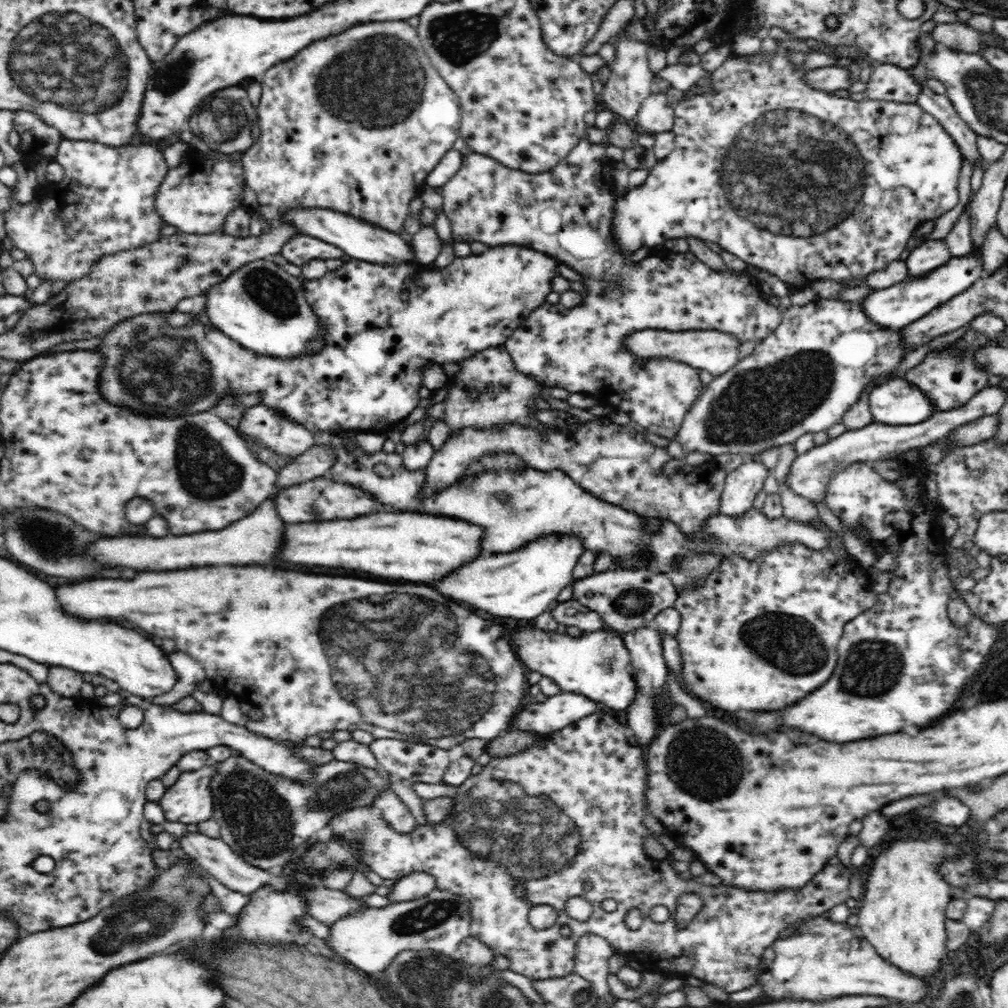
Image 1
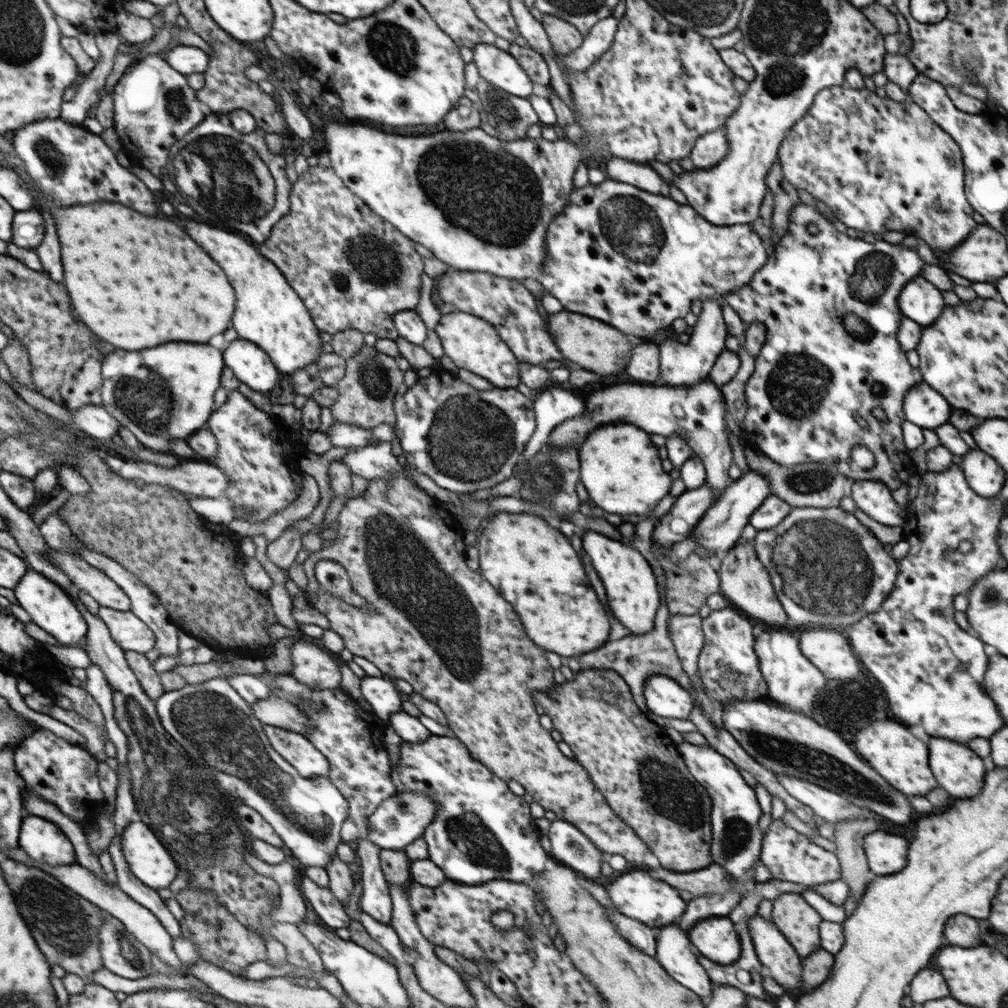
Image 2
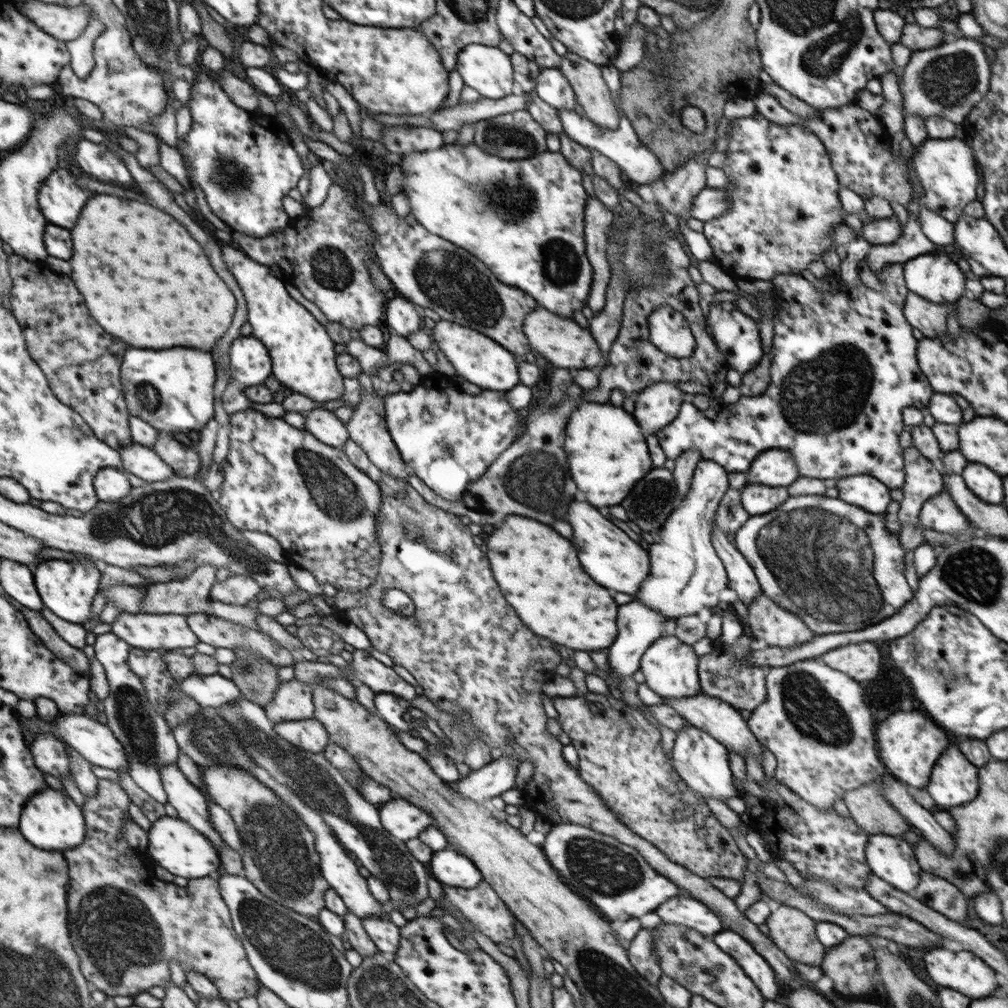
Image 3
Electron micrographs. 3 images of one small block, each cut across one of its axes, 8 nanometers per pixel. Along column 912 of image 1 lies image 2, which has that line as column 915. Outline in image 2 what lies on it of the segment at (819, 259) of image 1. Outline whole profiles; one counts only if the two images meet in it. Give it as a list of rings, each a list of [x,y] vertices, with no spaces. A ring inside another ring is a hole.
[[[831,86],[822,89],[814,99],[812,106],[806,111],[806,114],[792,125],[787,132],[786,137],[782,140],[780,149],[778,150],[778,159],[782,165],[782,175],[794,188],[803,188],[809,192],[818,201],[822,201],[826,206],[830,207],[831,213],[847,227],[862,230],[868,238],[874,236],[882,236],[884,232],[896,230],[902,232],[906,236],[913,235],[920,237],[926,241],[931,250],[938,255],[949,253],[956,245],[959,245],[970,232],[978,226],[974,221],[974,210],[968,203],[965,193],[965,170],[963,164],[963,155],[960,151],[959,144],[956,143],[950,135],[940,128],[930,117],[929,114],[922,110],[912,100],[905,102],[896,102],[891,98],[881,98],[874,91],[862,88],[856,90],[853,87]]]

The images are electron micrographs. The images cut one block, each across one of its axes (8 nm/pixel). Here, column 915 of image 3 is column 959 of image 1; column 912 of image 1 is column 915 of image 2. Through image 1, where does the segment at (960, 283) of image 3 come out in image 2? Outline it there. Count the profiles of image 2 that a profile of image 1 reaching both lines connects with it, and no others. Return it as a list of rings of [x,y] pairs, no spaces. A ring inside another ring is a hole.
[[[920,275],[911,279],[898,295],[898,306],[903,316],[921,327],[934,322],[946,305],[941,290]]]

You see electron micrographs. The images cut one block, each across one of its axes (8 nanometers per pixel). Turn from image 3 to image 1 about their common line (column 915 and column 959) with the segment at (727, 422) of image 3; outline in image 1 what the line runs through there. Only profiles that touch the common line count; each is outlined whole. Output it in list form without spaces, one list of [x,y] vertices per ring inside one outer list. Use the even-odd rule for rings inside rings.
[[[969,329],[961,338],[943,349],[932,349],[924,360],[909,369],[903,378],[921,390],[928,398],[933,408],[938,412],[946,412],[964,406],[972,396],[988,385],[988,371],[984,367],[976,367],[970,350],[988,346],[988,337],[984,337],[980,331]]]

